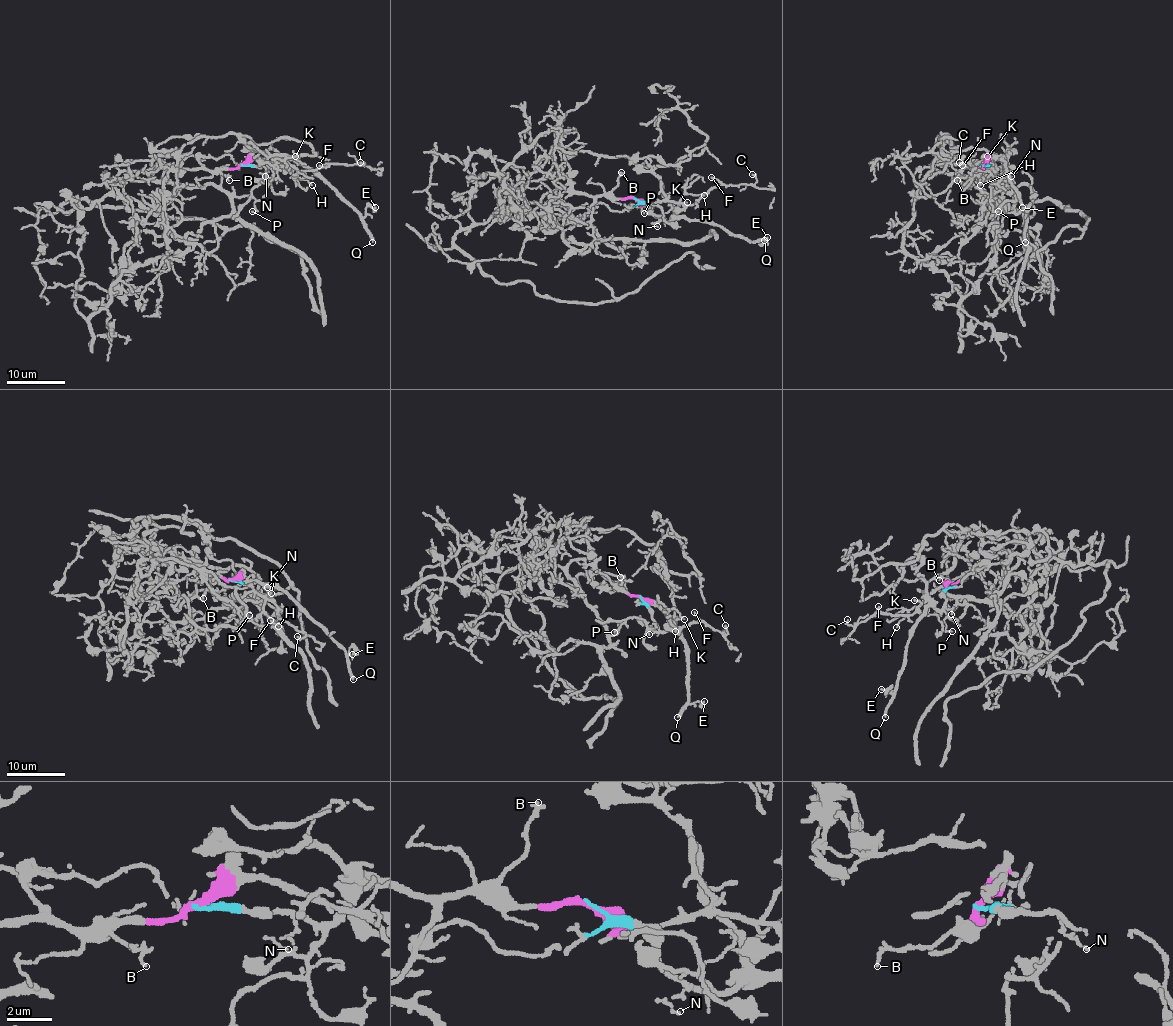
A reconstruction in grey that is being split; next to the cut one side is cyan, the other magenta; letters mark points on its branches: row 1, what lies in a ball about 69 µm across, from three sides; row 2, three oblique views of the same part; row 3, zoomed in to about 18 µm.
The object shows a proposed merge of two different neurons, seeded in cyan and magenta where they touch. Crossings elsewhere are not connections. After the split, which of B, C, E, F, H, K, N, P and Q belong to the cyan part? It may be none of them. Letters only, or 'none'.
E, N, P, Q

